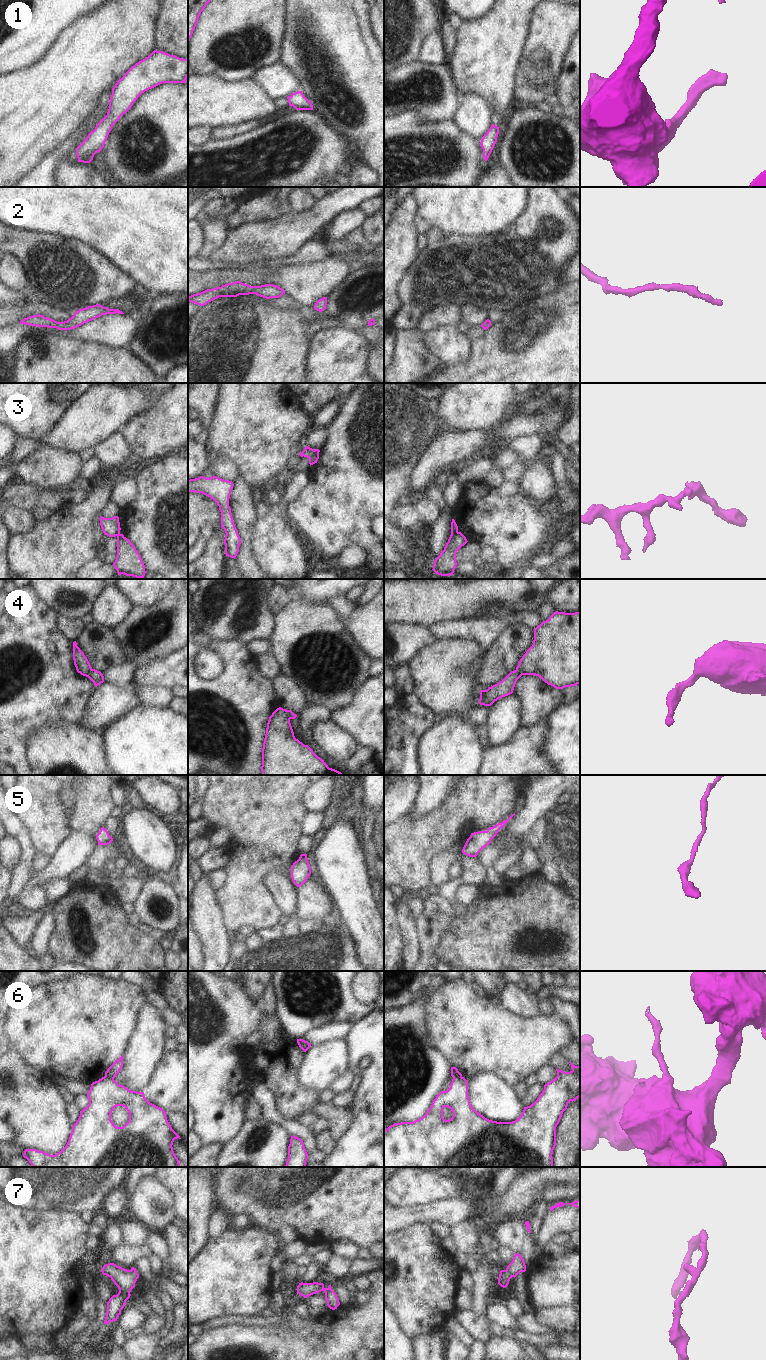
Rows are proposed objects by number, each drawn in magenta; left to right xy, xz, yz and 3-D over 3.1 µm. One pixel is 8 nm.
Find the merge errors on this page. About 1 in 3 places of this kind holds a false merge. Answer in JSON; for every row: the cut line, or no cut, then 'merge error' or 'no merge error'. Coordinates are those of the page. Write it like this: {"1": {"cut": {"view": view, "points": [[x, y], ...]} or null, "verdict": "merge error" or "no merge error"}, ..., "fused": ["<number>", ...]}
{"1": {"cut": null, "verdict": "no merge error"}, "2": {"cut": null, "verdict": "no merge error"}, "3": {"cut": {"view": "xz", "points": [[314, 450], [308, 457]]}, "verdict": "merge error"}, "4": {"cut": {"view": "xz", "points": [[284, 709], [290, 718]]}, "verdict": "merge error"}, "5": {"cut": null, "verdict": "no merge error"}, "6": {"cut": {"view": "xy", "points": [[105, 1075], [113, 1078]]}, "verdict": "merge error"}, "7": {"cut": null, "verdict": "no merge error"}, "fused": ["3", "4", "6"]}

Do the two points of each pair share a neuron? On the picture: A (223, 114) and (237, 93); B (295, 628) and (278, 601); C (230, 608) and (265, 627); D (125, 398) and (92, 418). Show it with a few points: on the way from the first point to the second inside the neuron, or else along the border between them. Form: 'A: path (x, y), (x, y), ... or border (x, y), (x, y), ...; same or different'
A: path (224, 109), (235, 98); same
B: border (294, 598), (275, 614); different
C: path (232, 621), (232, 627), (238, 633), (252, 628); same
D: path (117, 405), (106, 407), (100, 411); same

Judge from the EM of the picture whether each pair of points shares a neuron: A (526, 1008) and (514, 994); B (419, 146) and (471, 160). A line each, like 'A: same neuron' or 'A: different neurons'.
A: same neuron
B: same neuron

